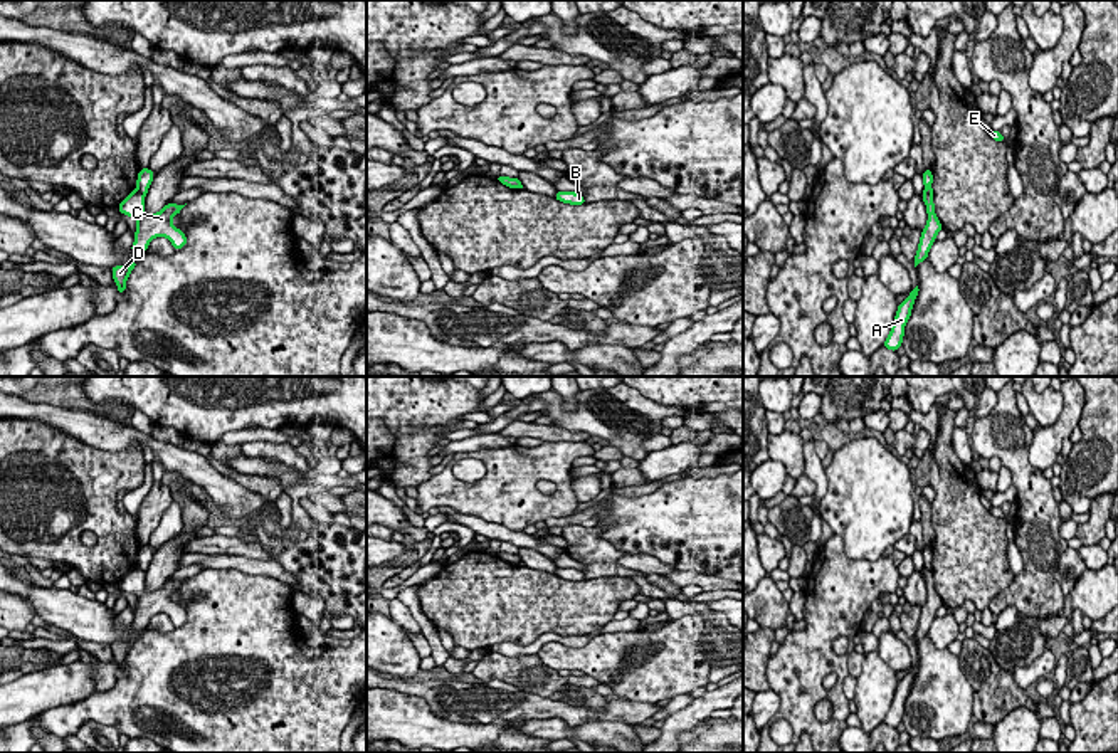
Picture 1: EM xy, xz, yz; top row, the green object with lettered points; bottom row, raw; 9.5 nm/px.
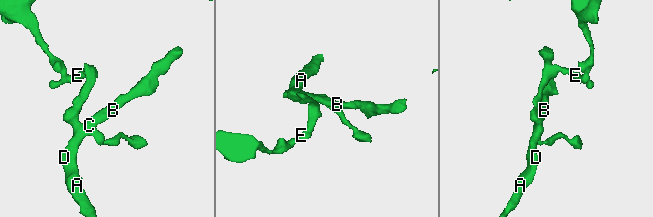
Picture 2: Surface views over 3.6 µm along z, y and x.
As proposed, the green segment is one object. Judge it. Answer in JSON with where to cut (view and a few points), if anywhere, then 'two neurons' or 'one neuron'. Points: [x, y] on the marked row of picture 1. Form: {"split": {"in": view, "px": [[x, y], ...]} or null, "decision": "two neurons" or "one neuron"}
{"split": {"in": "xy", "px": [[137, 189], [143, 195]]}, "decision": "two neurons"}

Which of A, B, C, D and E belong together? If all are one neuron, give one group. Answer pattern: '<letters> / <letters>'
A B C D / E

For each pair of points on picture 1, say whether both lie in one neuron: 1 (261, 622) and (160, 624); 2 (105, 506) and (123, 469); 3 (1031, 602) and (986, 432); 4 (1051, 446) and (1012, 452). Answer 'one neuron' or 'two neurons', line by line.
1: two neurons
2: one neuron
3: one neuron
4: two neurons

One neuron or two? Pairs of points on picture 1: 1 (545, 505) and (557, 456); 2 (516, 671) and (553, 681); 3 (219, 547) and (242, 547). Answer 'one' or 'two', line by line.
1: one
2: one
3: one

